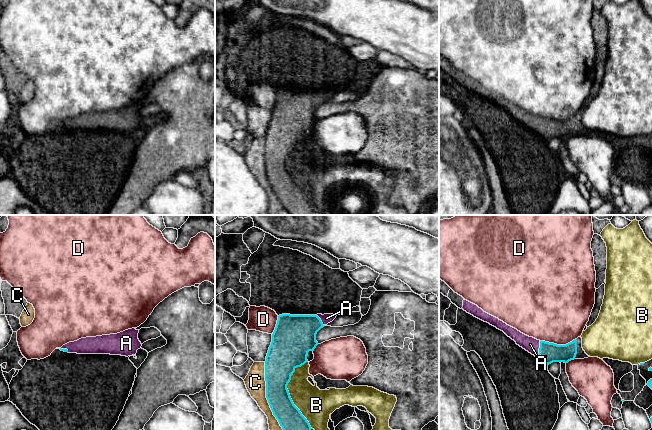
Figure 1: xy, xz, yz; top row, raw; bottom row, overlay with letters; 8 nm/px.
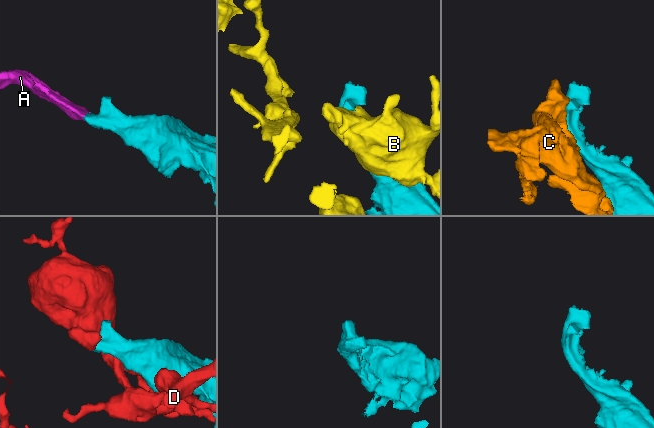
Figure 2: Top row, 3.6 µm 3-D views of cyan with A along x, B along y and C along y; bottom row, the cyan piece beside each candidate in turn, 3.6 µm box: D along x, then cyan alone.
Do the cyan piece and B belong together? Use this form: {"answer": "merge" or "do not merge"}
{"answer": "do not merge"}

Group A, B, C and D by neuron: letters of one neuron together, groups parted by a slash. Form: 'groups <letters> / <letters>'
groups A / B / C / D

